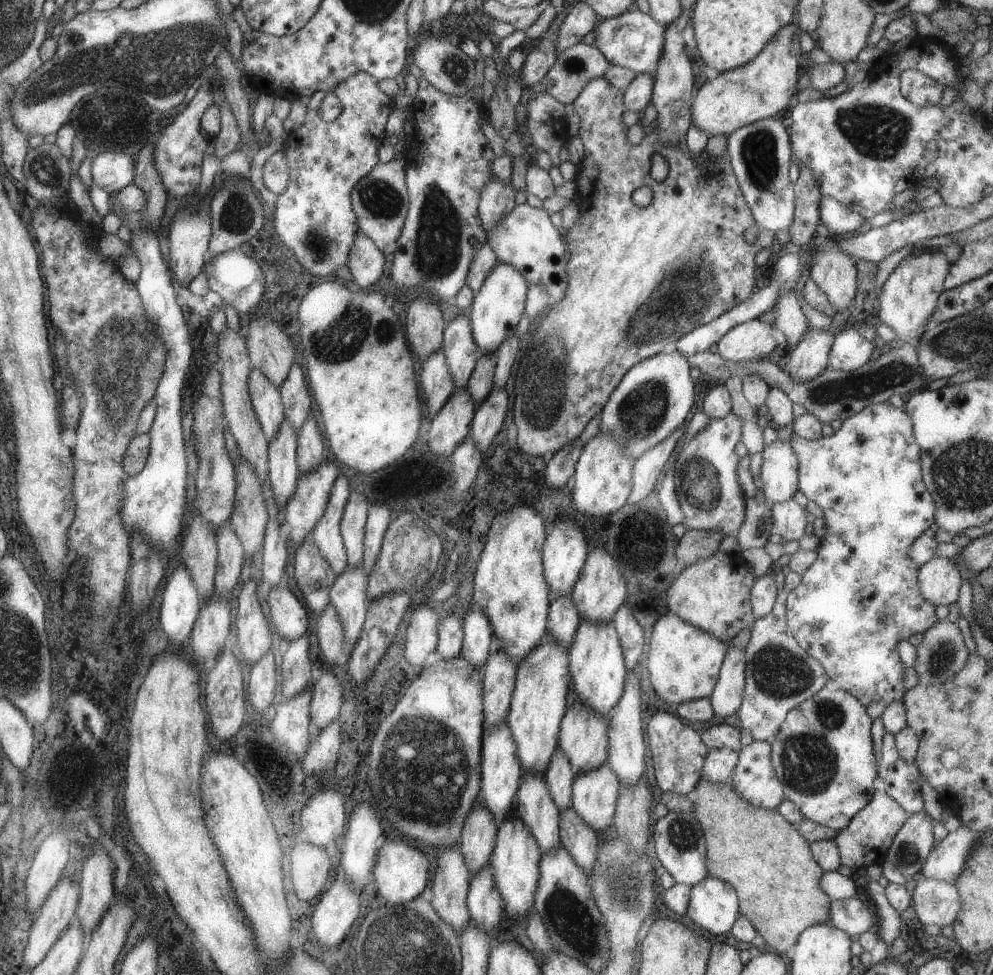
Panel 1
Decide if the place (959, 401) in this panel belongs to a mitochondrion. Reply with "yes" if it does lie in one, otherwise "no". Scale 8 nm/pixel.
no

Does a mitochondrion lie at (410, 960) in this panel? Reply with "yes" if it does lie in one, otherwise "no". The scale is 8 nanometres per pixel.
yes

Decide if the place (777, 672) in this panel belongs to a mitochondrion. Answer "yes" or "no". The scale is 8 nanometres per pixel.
yes

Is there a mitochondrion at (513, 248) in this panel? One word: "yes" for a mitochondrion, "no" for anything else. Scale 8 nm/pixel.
no

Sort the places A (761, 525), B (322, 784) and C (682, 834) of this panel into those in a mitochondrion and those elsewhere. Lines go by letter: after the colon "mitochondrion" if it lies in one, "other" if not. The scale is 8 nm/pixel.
A: mitochondrion
B: other
C: mitochondrion

